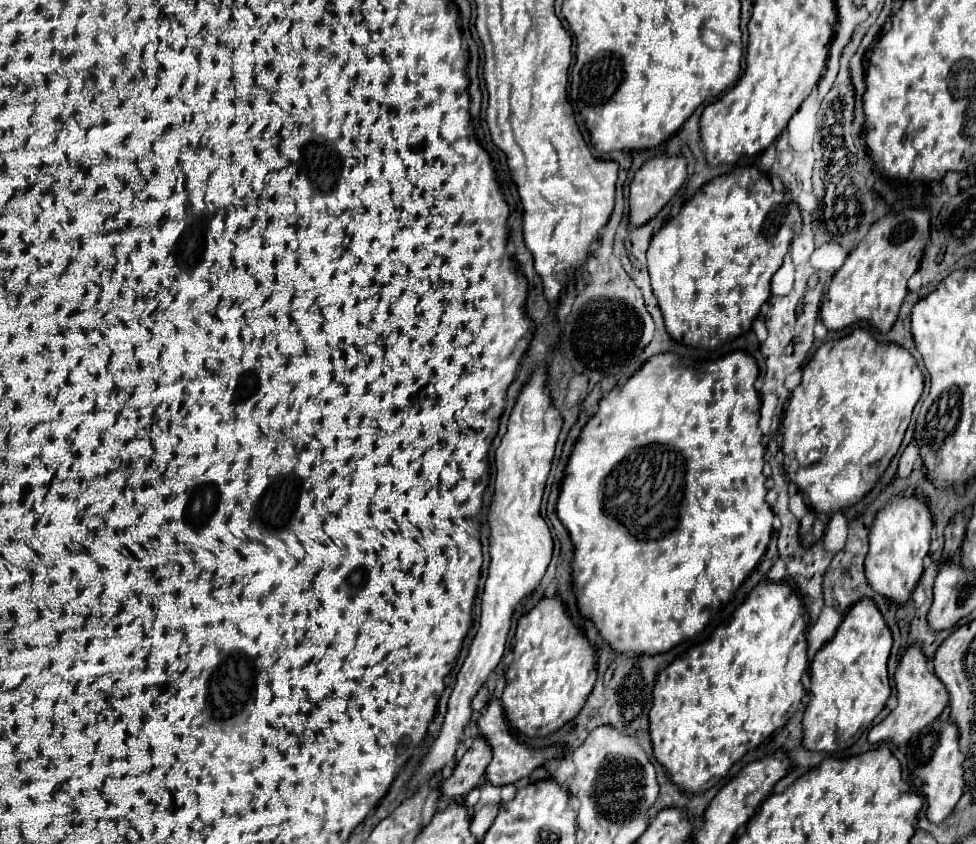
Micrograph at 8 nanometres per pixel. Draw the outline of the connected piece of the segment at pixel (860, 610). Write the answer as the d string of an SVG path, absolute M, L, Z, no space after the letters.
M873 599L857 601L851 611L843 615L835 637L825 643L811 661L813 699L803 717L803 747L829 753L847 749L867 727L871 727L891 695L887 677L891 645L891 631Z

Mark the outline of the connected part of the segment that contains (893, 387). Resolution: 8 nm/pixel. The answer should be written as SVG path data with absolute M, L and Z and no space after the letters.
M857 327L849 335L831 339L821 345L811 361L803 367L803 379L793 389L783 417L783 455L789 479L807 493L807 503L815 511L835 513L857 503L873 489L893 455L897 453L913 407L923 395L925 379L913 355L897 343L879 343L875 337Z

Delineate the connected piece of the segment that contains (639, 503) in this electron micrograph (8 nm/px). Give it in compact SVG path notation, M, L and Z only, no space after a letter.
M671 351L659 353L653 355L633 377L629 377L625 385L617 385L611 393L607 393L599 403L599 411L589 419L589 423L581 431L569 457L565 479L561 483L561 493L557 499L557 517L569 531L571 541L575 545L573 587L579 611L597 625L599 633L611 645L611 649L621 653L657 655L669 651L687 637L699 635L709 623L711 613L719 607L719 603L729 601L739 589L739 585L757 567L771 537L773 511L765 501L765 447L761 443L763 433L759 431L761 397L755 389L755 379L759 375L757 363L747 351L733 351L701 365L703 369L699 371L699 365L685 365L683 359Z

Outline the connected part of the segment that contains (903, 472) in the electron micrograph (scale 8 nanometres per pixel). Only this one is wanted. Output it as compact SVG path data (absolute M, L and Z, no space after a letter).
M913 437L913 439L911 439L911 443L907 445L907 449L905 449L905 451L903 451L903 455L901 455L897 475L899 475L899 477L907 477L919 461L921 461L921 457L919 457L919 445L917 445L917 439Z

